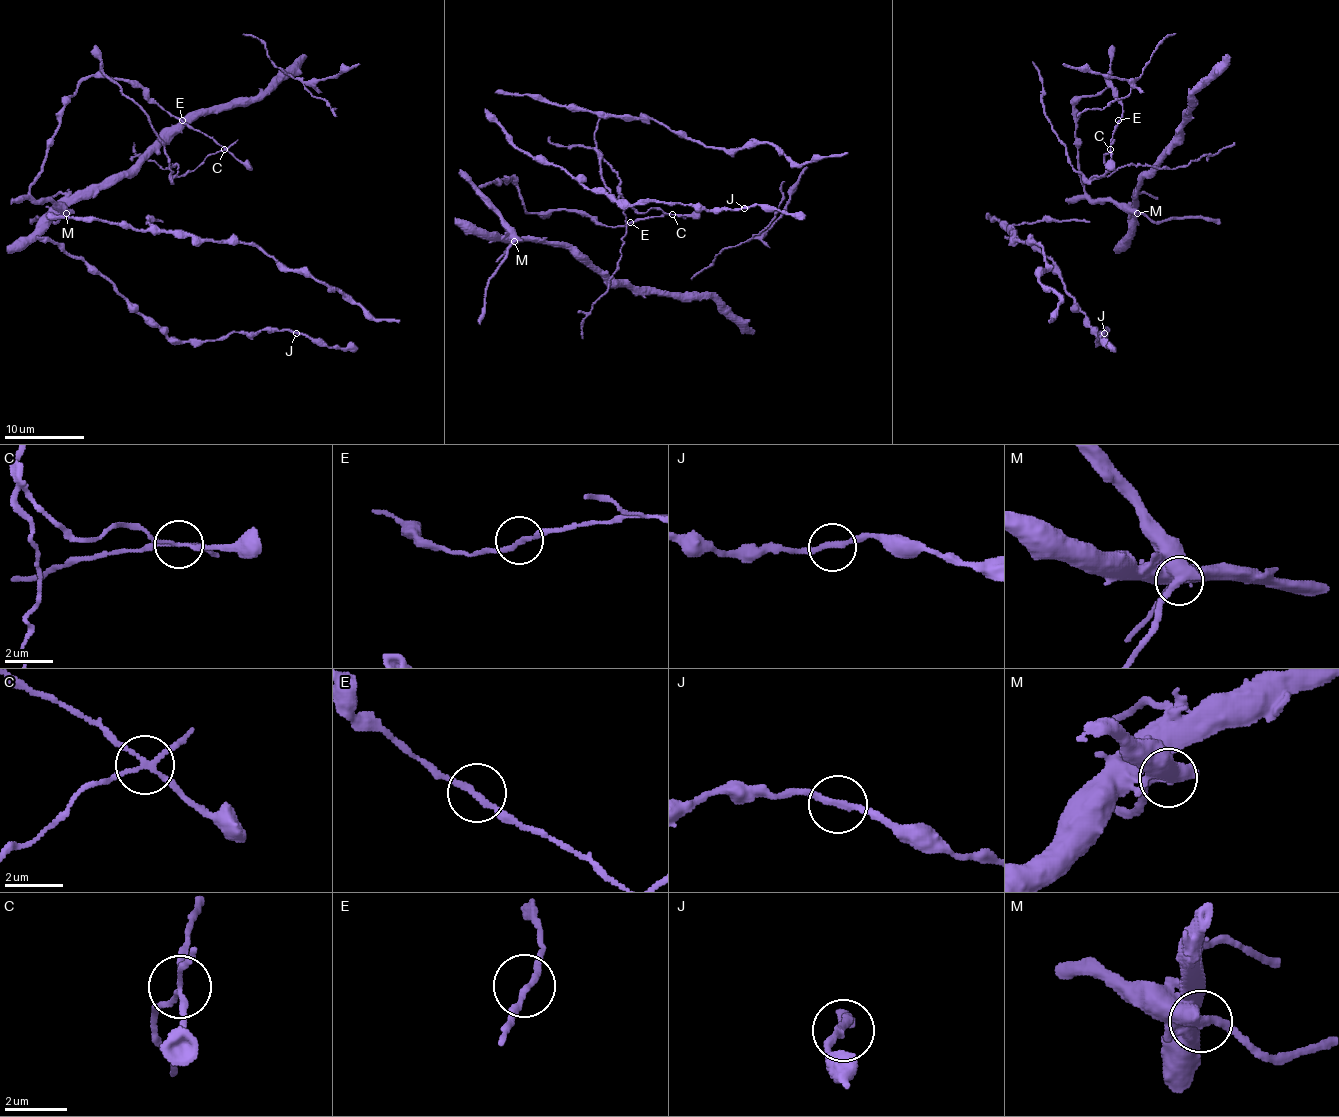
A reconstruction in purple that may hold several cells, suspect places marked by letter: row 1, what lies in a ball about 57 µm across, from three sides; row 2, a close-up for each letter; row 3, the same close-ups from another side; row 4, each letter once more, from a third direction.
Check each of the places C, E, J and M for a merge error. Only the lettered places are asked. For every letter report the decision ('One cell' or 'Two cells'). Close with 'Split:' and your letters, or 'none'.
C: Two cells
E: One cell
J: One cell
M: Two cells
Split: C, M

